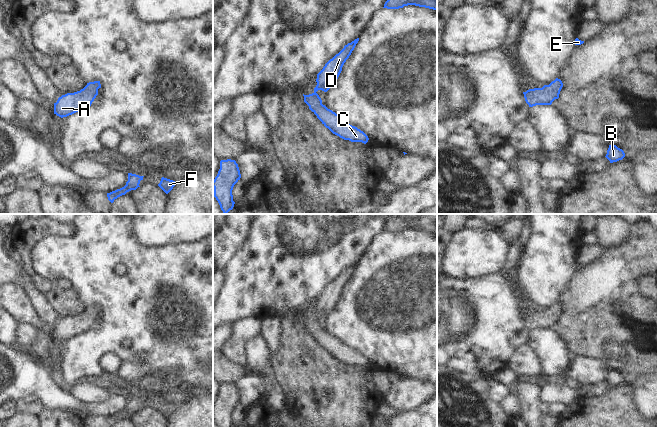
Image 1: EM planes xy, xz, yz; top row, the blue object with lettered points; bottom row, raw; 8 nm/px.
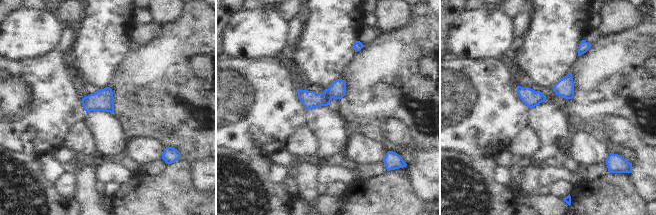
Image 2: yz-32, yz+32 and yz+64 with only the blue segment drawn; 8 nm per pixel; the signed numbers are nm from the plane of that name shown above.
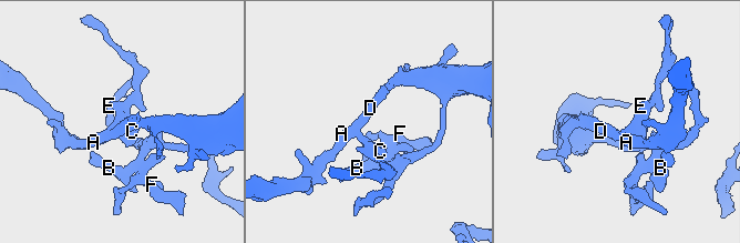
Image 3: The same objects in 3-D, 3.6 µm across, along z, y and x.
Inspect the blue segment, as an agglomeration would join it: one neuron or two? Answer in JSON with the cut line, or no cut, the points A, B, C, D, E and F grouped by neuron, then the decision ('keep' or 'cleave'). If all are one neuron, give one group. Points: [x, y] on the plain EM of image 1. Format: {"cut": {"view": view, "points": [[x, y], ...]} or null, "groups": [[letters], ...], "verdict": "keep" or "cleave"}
{"cut": null, "groups": [["A", "B", "C", "D", "E", "F"]], "verdict": "keep"}

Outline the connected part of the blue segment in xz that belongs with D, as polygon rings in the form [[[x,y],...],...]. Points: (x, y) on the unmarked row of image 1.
[[[359,262],[345,269],[338,278],[325,288],[323,293],[317,298],[317,309],[314,312],[314,316],[309,319],[303,318],[303,320],[304,326],[309,330],[309,333],[333,358],[344,364],[366,368],[369,364],[368,360],[323,329],[321,322],[316,317],[318,314],[327,316],[336,307],[344,287],[351,279],[358,265]]]

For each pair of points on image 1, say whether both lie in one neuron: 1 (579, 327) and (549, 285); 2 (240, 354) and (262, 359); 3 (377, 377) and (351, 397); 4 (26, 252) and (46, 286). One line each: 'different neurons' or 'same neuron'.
1: different neurons
2: different neurons
3: different neurons
4: same neuron

